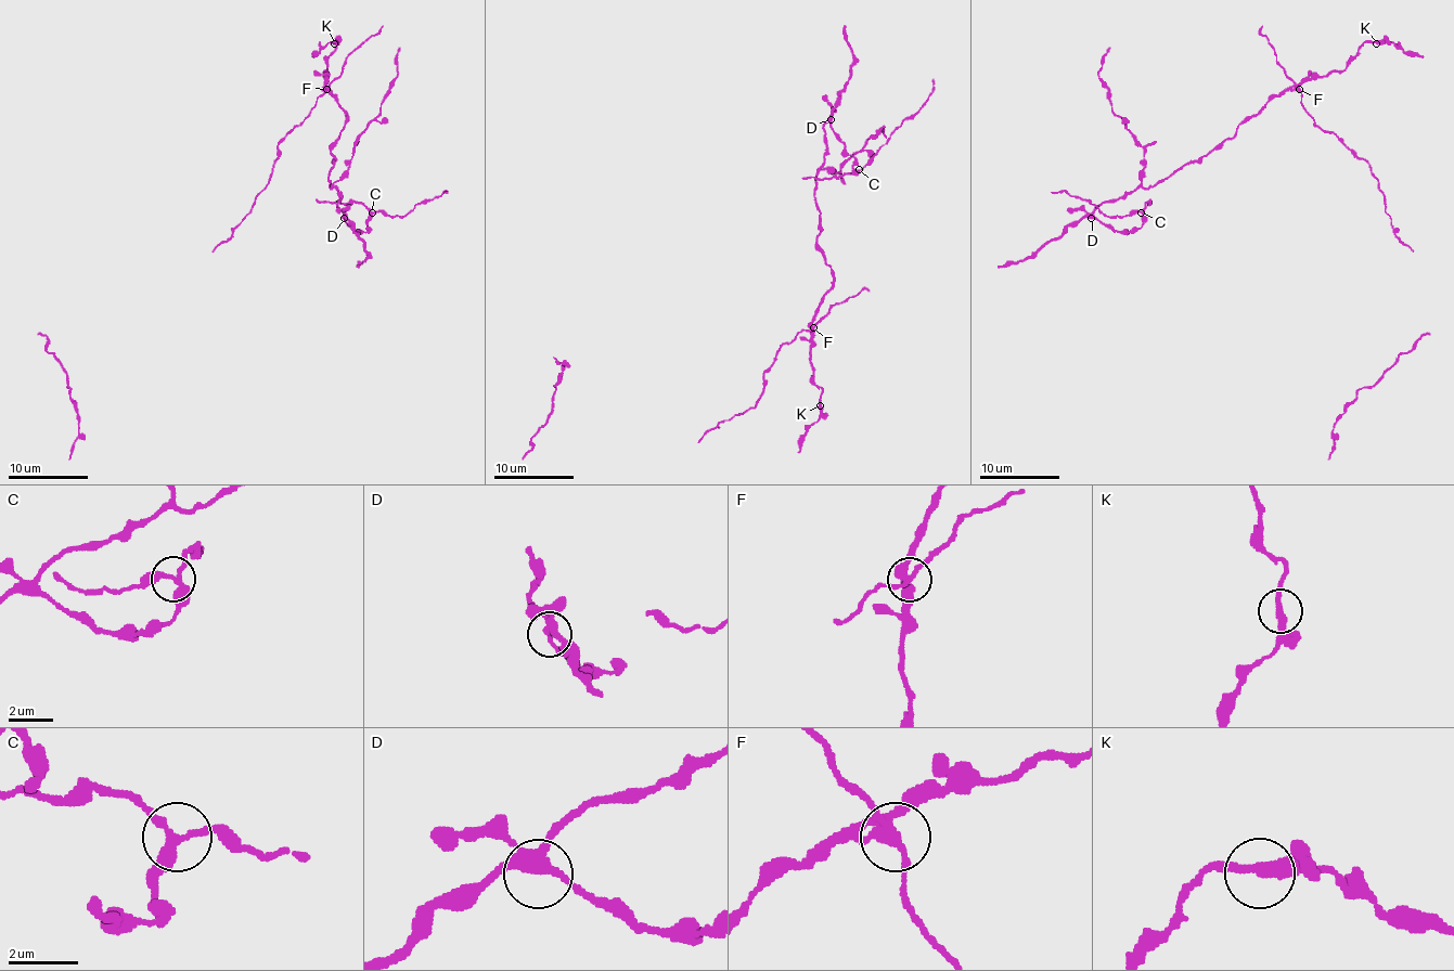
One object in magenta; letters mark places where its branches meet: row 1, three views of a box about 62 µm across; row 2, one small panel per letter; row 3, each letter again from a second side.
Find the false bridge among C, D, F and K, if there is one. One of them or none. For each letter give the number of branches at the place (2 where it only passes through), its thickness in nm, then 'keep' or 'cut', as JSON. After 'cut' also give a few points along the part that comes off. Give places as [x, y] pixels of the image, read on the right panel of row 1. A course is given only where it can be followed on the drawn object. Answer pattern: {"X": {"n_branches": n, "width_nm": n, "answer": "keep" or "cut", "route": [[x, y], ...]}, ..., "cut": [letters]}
{"C": {"n_branches": 3, "width_nm": 280, "answer": "keep"}, "D": {"n_branches": 4, "width_nm": 300, "answer": "keep"}, "F": {"n_branches": 4, "width_nm": 320, "answer": "cut", "route": [[1299, 89], [1301, 105], [1319, 129], [1330, 131], [1363, 158], [1385, 196], [1385, 212], [1394, 234], [1412, 253]]}, "K": {"n_branches": 2, "width_nm": 320, "answer": "keep"}, "cut": ["F"]}

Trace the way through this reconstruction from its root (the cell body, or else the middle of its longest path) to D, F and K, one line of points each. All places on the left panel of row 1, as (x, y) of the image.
D: (292, 131), (324, 89), (346, 113), (330, 146), (329, 177), (344, 218)
F: (292, 131), (326, 89)
K: (292, 131), (322, 93), (326, 56), (336, 47), (334, 43)

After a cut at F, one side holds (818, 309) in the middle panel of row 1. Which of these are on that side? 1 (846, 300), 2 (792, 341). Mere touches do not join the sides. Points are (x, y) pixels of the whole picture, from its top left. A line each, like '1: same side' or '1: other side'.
1: other side
2: other side

